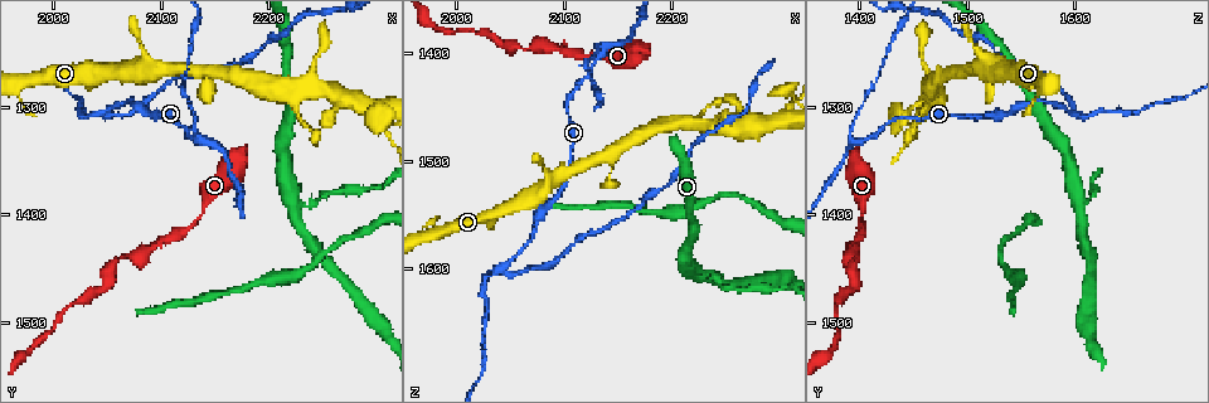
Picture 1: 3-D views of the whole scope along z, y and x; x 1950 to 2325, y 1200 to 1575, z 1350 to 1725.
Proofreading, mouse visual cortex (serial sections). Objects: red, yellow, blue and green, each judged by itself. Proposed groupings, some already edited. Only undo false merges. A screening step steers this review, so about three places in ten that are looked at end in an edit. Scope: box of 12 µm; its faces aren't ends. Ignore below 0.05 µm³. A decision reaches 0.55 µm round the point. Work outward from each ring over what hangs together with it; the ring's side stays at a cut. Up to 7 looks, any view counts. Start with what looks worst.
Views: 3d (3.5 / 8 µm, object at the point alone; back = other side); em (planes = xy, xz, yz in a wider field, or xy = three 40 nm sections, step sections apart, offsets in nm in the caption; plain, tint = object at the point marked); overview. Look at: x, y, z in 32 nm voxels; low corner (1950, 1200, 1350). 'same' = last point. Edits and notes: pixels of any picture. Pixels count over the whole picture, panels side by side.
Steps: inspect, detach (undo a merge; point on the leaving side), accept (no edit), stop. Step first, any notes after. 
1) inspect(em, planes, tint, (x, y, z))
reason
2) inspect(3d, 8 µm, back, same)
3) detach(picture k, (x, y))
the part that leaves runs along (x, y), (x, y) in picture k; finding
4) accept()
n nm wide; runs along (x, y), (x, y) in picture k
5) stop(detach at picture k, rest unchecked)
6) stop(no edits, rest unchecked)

inspect(3d, 3.5 µm, (2042, 1308, 1596))
arms part here

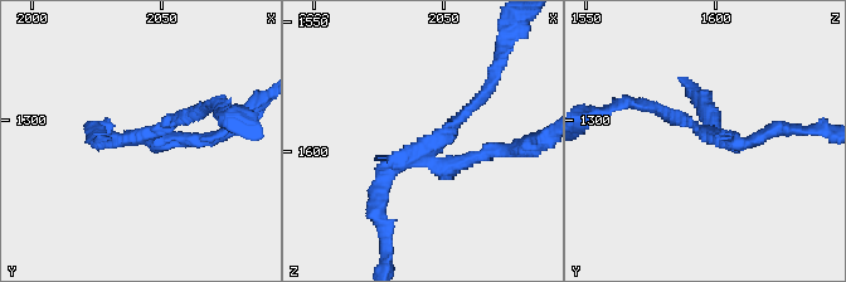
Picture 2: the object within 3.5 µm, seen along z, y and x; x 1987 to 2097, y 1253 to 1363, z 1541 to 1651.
inspect(em, xy, step 5, tint, (2044, 1305, 1598))
3 arms; arms of 150, 150, 150 nm

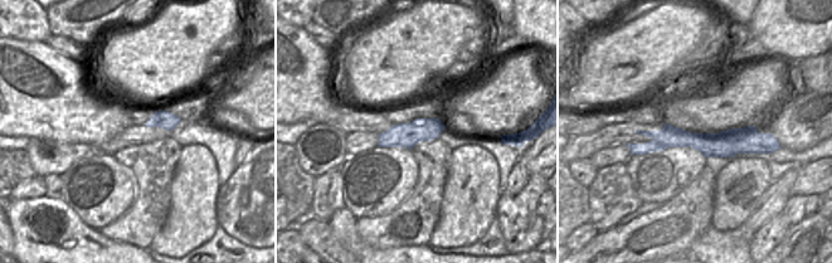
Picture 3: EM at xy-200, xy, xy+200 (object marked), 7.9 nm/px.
inspect(em, planes, tint, same)

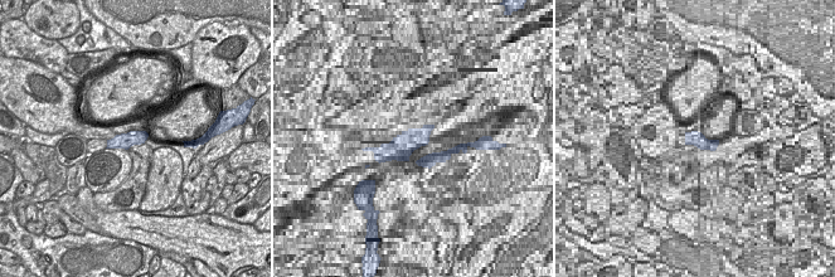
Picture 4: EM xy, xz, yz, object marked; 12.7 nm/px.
detach(picture 2, (197, 142))
the part that leaves runs along (431, 159), (451, 169), (539, 142) in picture 2; two cells meet here

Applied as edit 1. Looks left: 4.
inspect(overview)

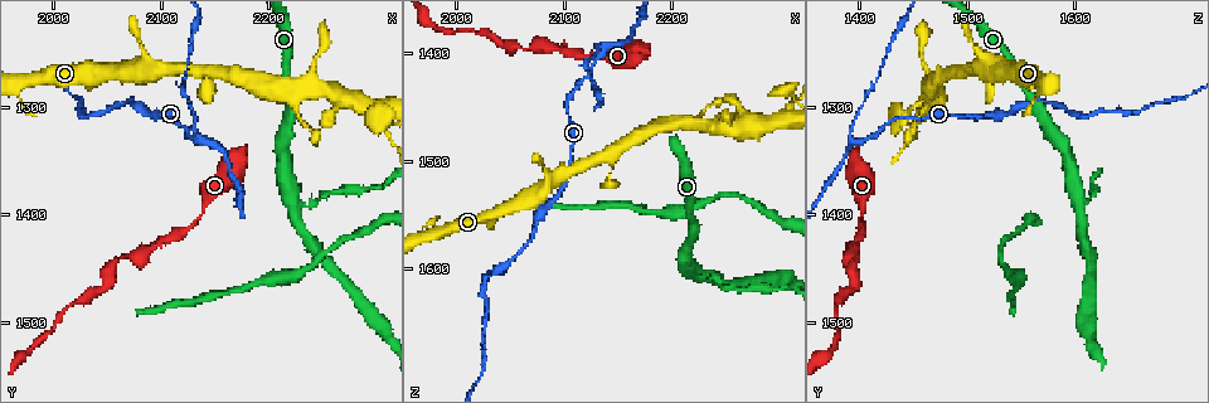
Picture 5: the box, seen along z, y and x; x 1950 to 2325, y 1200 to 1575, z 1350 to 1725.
inspect(3d, 8 µm, (2140, 1332, 1394))
sharp bend

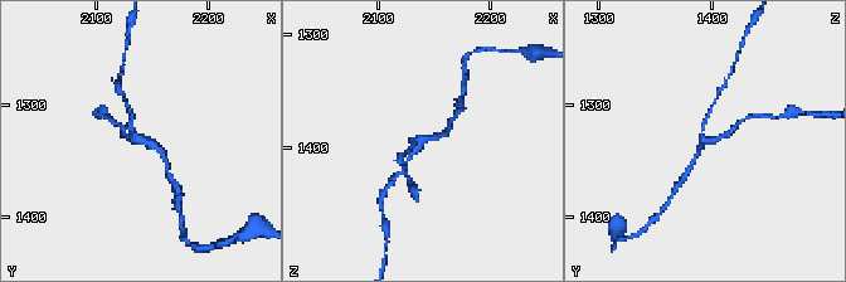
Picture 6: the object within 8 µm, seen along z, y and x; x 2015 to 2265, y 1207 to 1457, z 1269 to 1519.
inspect(3d, 3.5 µm, (2140, 1330, 1392))
closer look

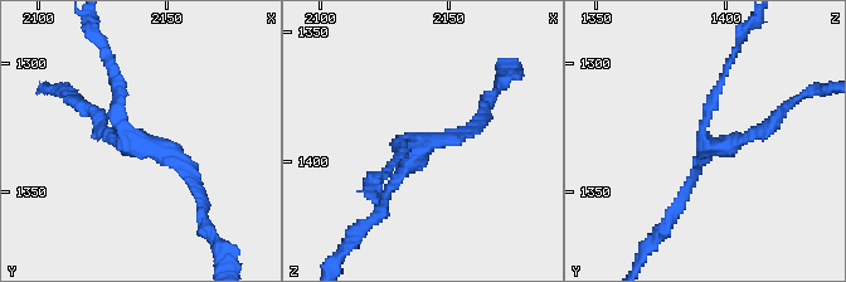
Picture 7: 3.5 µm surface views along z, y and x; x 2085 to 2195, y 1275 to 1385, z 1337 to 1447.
inspect(em, xy, step 1, tint, (2138, 1332, 1393))
3 arms; arms of 150, 150, 150 nm; now the EM

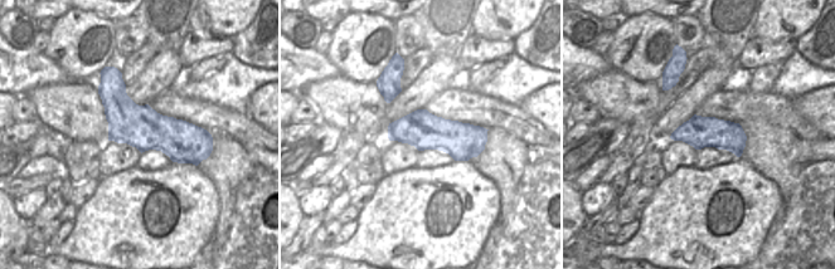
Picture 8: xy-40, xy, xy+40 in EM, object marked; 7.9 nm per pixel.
accept()
300 nm wide; runs along (772, 125), (704, 140), (724, 74) in picture 7; one cell here

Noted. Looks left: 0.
stop(detach at picture 2, rest unchecked)

